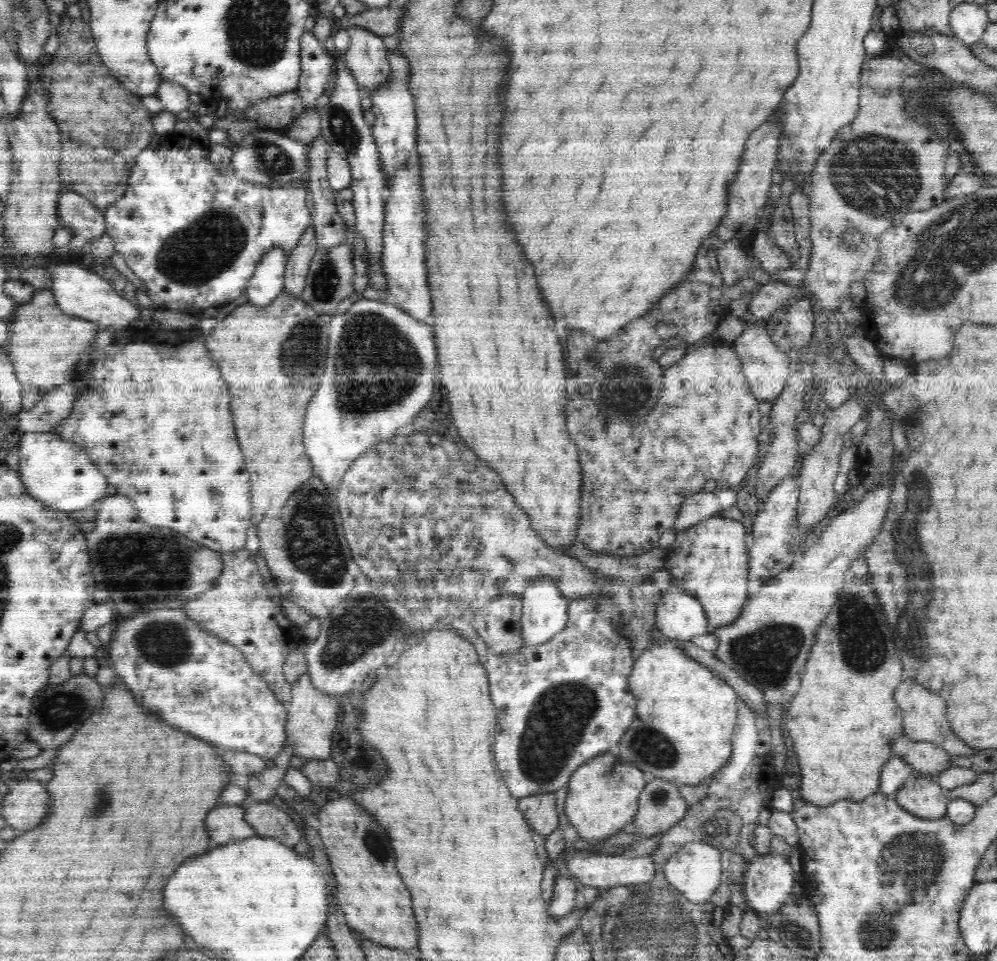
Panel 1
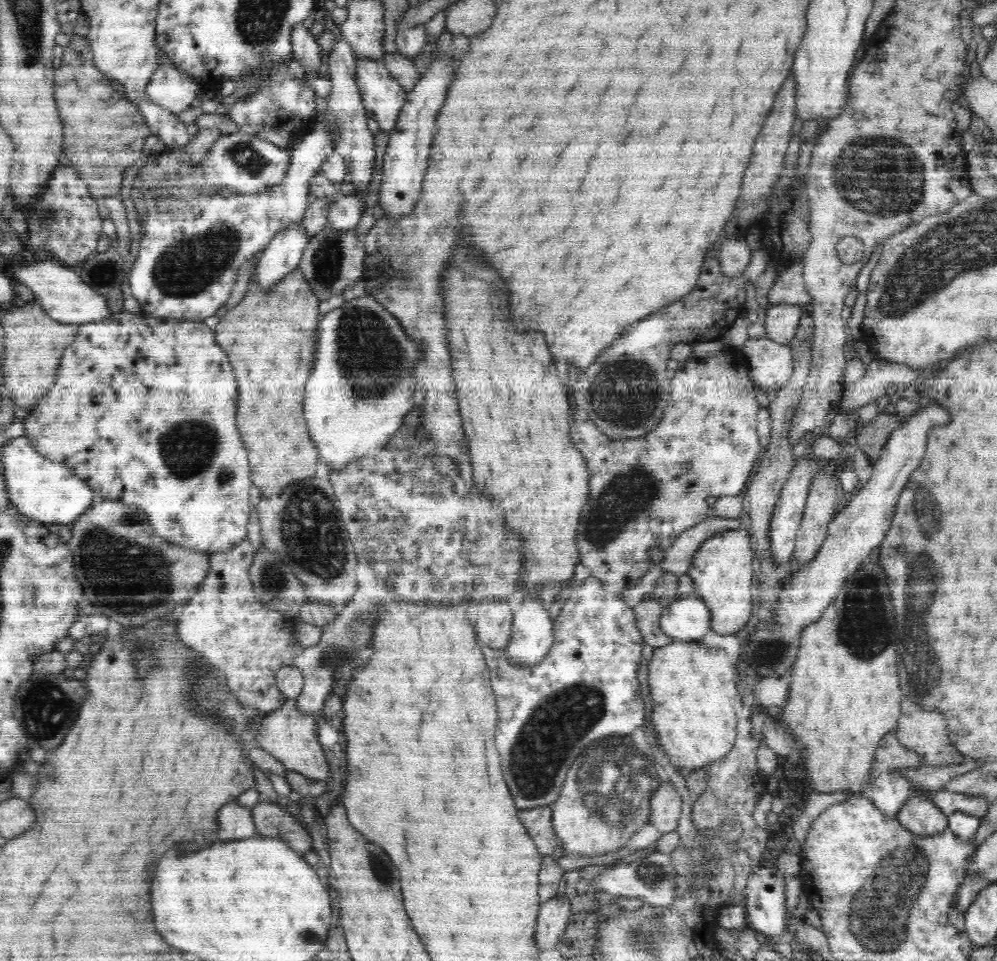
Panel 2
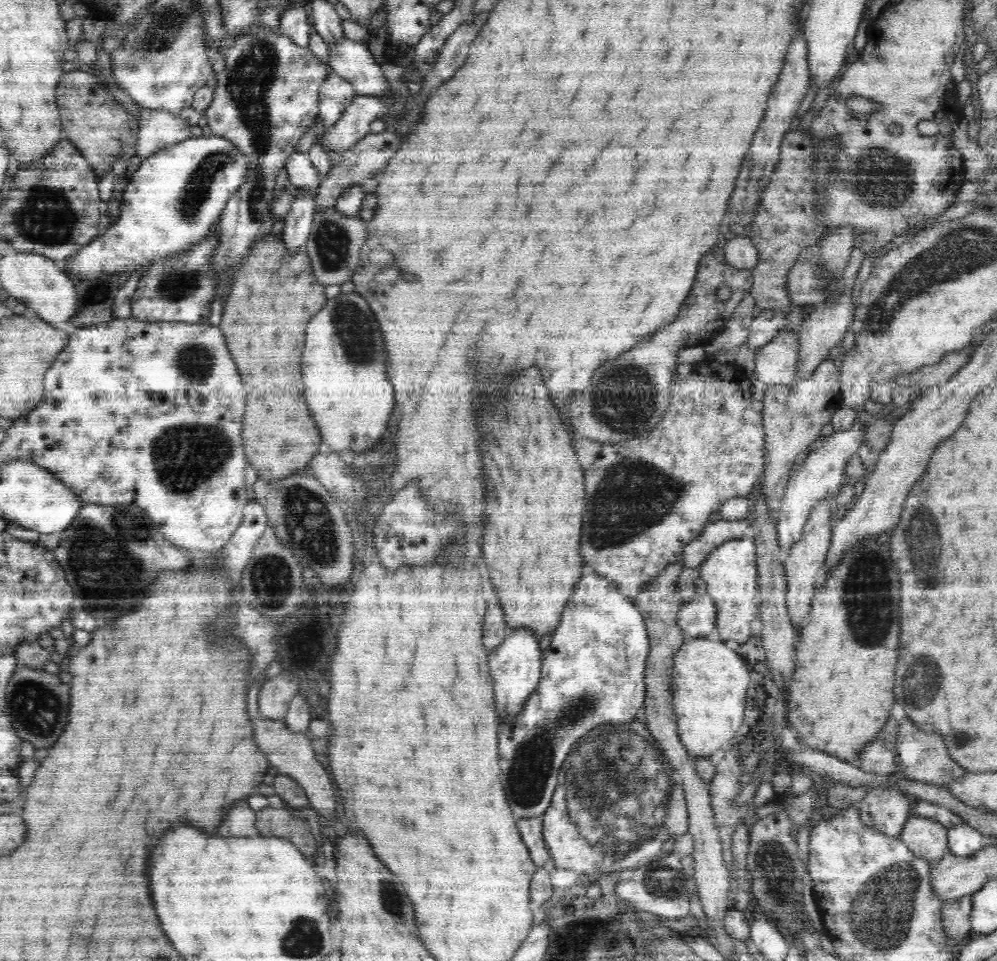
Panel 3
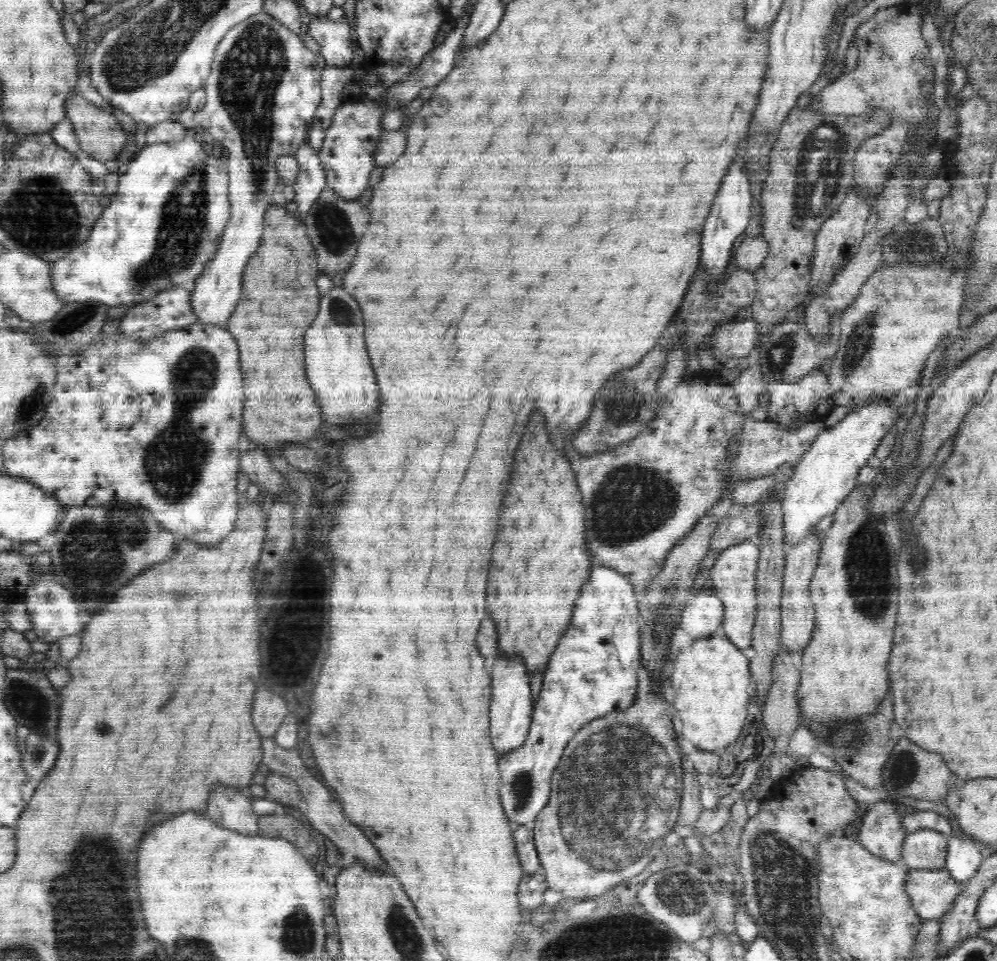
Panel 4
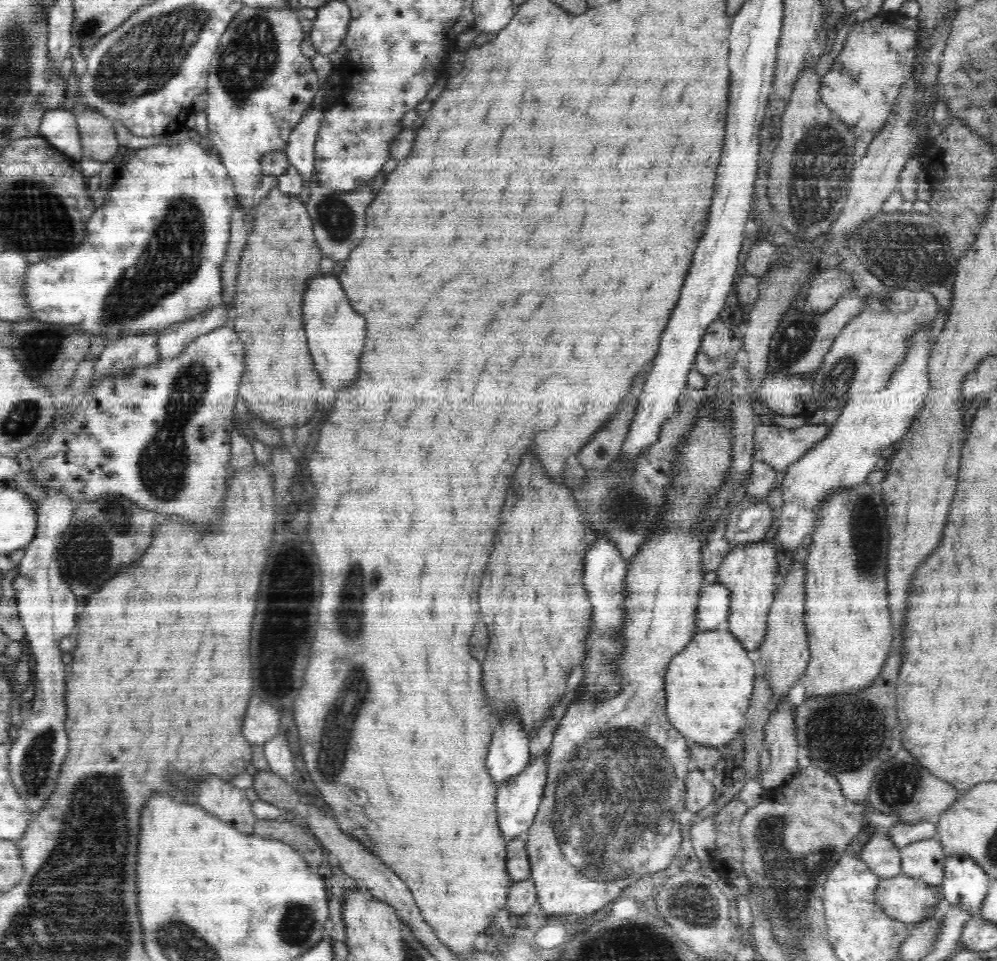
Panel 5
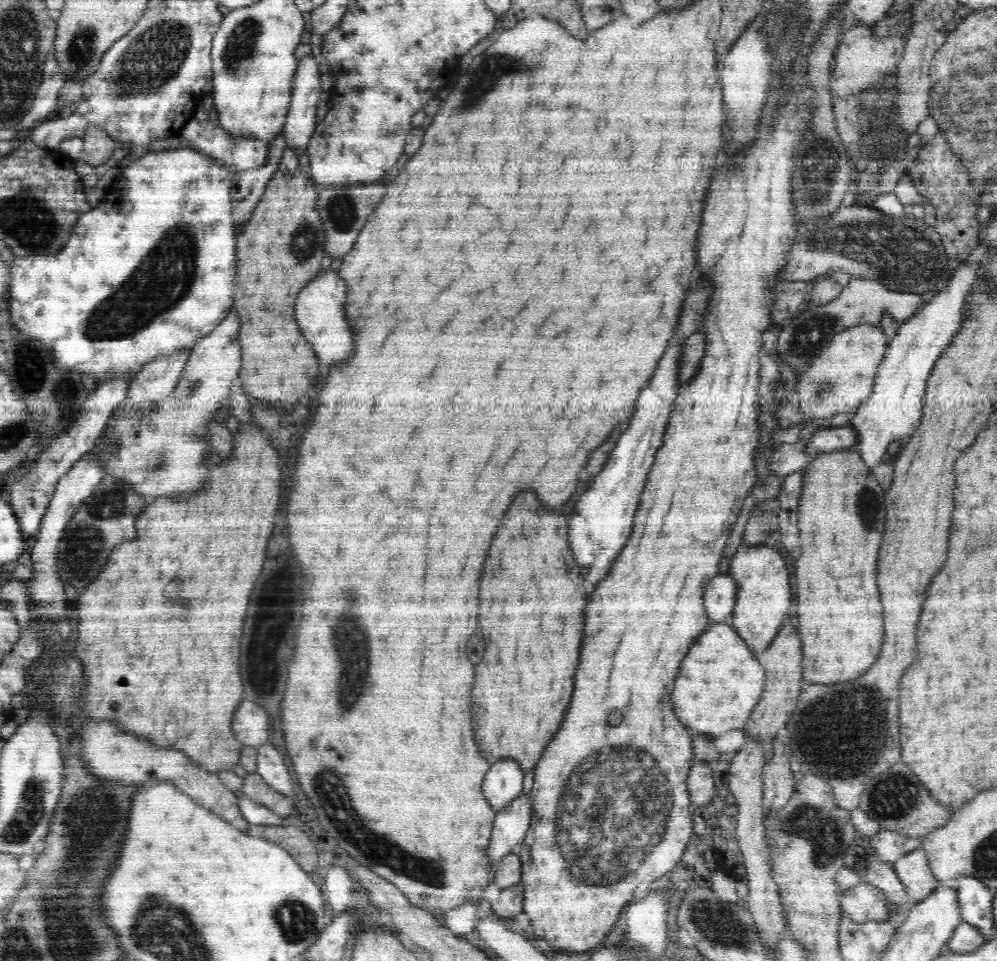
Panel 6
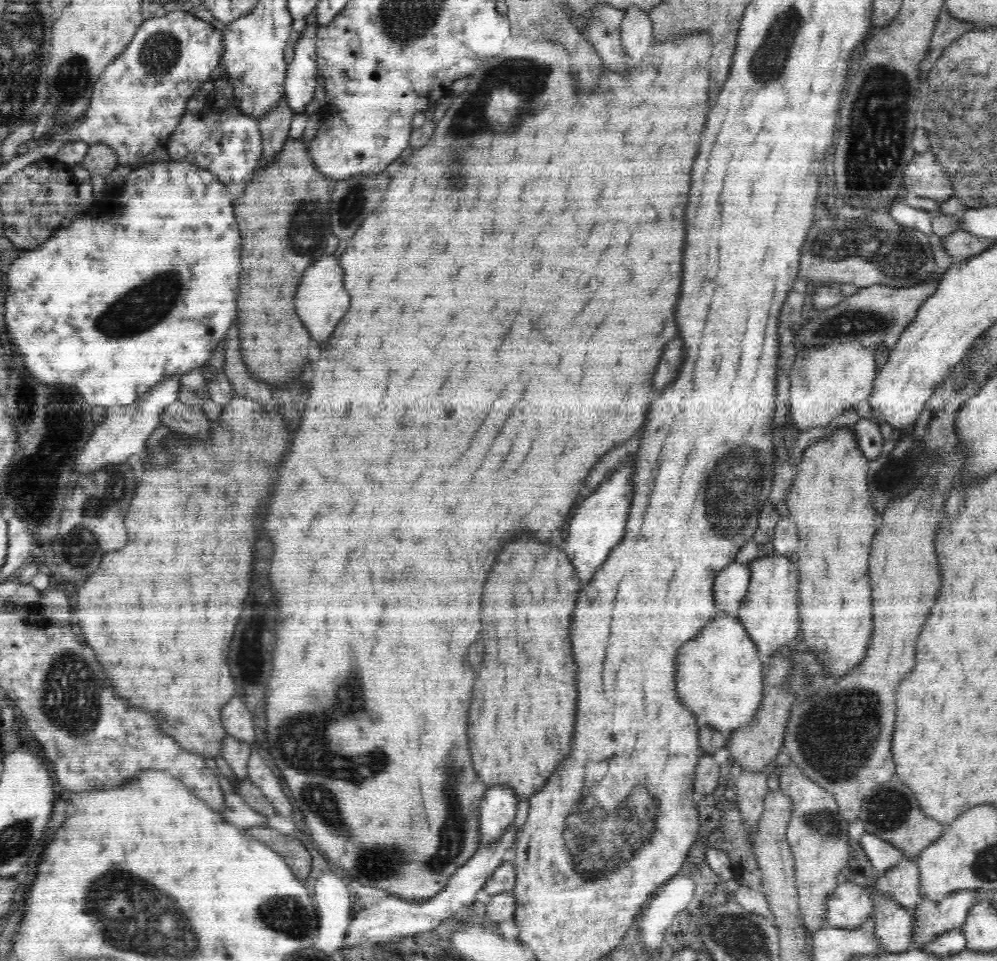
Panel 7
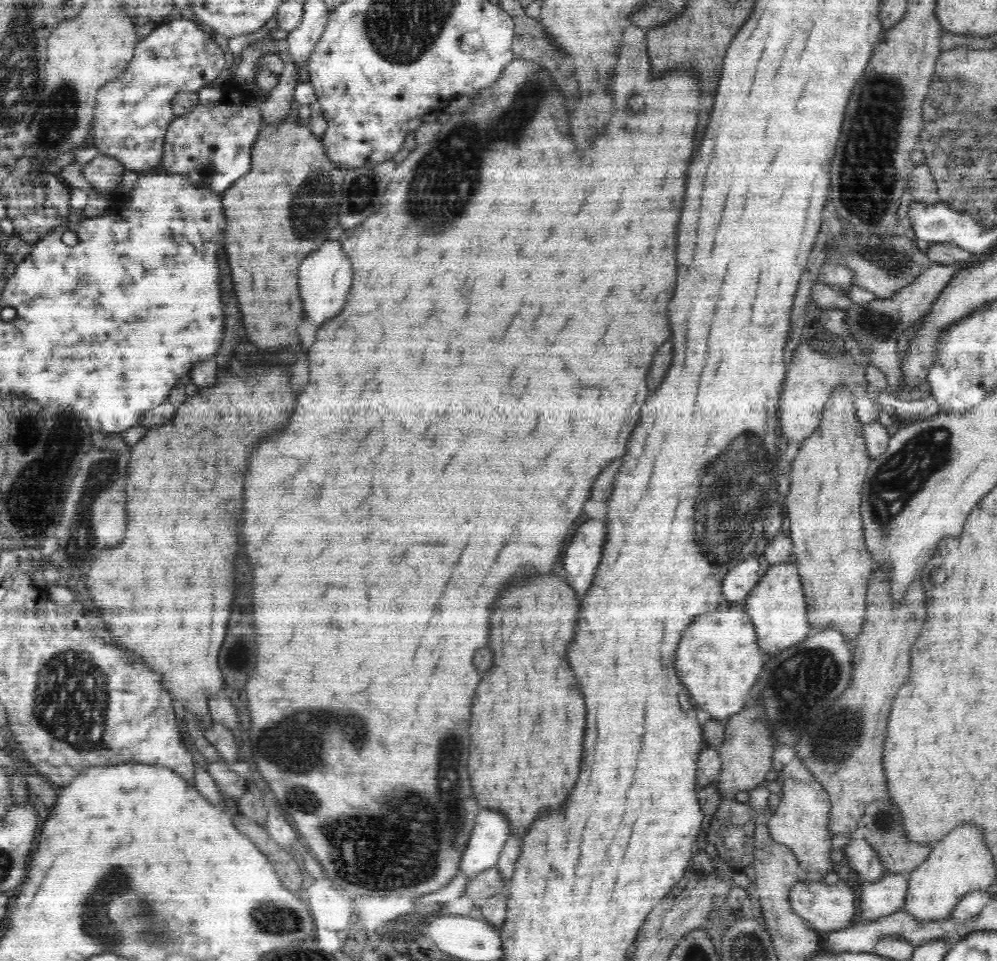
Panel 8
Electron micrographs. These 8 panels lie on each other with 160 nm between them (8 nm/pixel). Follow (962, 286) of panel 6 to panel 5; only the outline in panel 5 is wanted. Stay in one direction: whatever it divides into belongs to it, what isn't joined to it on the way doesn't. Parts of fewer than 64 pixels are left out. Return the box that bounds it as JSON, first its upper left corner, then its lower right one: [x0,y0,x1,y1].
[776,329,930,552]

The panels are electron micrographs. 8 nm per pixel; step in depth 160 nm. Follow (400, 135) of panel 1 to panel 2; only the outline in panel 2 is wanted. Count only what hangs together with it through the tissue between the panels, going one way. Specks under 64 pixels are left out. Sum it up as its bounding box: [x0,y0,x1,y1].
[355,60,407,136]

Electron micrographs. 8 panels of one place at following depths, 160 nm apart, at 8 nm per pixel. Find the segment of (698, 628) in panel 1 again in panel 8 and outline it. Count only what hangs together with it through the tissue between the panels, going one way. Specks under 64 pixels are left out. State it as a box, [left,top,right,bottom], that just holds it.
[722,554,761,604]

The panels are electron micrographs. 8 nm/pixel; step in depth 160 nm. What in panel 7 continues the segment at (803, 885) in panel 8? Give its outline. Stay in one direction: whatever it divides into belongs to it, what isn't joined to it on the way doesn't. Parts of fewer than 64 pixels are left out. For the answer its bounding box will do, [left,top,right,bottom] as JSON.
[825,881,875,929]

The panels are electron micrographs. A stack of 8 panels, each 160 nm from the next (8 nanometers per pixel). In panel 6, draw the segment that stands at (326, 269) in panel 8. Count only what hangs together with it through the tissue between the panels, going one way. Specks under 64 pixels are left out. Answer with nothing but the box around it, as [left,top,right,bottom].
[296,270,354,366]

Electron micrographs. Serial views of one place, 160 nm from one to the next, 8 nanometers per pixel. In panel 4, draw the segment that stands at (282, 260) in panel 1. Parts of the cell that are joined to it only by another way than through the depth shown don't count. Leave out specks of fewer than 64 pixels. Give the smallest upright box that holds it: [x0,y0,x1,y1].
[293,142,327,223]

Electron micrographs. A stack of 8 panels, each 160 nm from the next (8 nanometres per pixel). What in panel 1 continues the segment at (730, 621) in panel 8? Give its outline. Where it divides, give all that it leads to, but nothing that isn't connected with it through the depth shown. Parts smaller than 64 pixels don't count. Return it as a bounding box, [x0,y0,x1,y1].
[620,643,738,785]

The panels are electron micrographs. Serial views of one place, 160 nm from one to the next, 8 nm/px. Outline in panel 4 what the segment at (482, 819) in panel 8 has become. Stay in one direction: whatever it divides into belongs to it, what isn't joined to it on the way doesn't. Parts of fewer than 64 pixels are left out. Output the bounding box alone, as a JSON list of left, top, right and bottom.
[490,658,533,757]

